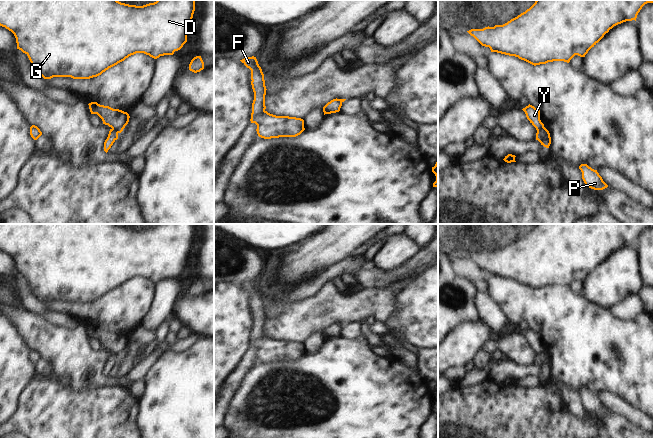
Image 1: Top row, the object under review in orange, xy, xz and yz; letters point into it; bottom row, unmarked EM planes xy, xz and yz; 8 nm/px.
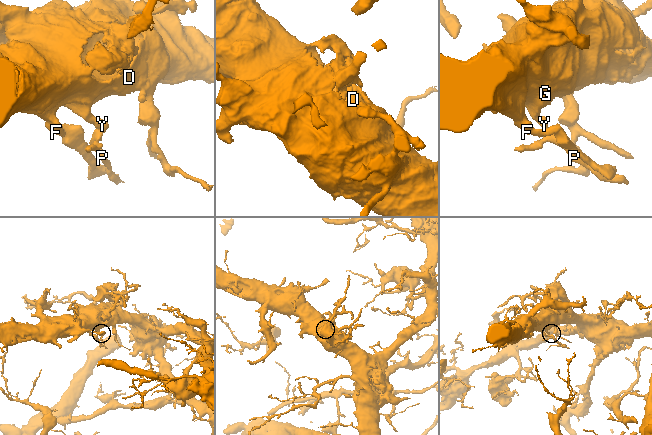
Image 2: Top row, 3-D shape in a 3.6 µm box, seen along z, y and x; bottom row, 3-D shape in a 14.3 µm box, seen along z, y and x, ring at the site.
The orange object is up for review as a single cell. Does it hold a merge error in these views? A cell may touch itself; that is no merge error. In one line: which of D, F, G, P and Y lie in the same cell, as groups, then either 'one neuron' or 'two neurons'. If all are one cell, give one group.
D F G Y / P | two neurons

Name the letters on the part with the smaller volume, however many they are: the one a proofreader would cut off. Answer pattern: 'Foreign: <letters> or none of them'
Foreign: P.

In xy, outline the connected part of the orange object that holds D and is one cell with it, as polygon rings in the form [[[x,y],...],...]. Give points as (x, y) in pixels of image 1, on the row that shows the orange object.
[[[0,0],[0,26],[14,34],[17,49],[28,56],[44,79],[90,79],[136,53],[144,53],[154,59],[173,55],[187,42],[194,11],[195,0],[157,0],[143,6],[118,0]]]

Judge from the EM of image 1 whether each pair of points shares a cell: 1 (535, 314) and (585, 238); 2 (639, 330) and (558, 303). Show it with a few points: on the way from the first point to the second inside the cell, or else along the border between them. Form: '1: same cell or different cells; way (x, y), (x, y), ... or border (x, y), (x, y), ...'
1: different cells; border (568, 286), (548, 285), (535, 289), (531, 288)
2: same cell; way (619, 330), (585, 330), (578, 323)

